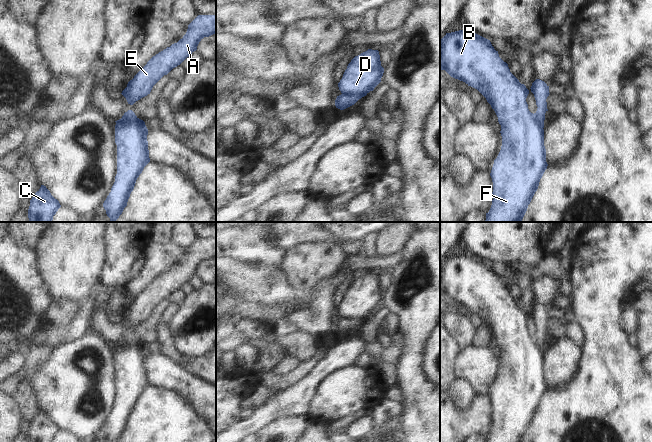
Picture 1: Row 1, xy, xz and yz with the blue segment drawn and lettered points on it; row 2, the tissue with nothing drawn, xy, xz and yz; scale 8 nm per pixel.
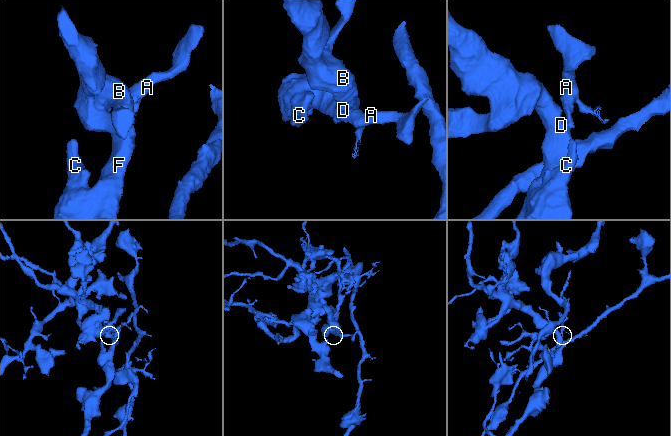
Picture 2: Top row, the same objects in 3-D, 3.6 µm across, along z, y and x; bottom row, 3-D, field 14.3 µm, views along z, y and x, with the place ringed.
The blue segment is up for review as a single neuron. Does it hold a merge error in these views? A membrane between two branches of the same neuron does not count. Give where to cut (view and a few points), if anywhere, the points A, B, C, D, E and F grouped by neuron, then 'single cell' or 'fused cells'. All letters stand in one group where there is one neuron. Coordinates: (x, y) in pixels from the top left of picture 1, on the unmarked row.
cut in xy along (137, 342), (116, 347); A E / B C D F; fused cells

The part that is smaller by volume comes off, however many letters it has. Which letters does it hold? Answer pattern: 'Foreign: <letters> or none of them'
Foreign: A, E

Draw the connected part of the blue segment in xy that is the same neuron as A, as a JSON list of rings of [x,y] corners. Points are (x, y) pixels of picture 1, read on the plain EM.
[[[198,239],[189,249],[186,258],[177,267],[172,268],[153,280],[147,288],[130,304],[122,315],[128,328],[150,318],[153,310],[173,292],[180,289],[197,274],[204,261],[216,257],[216,239]]]

